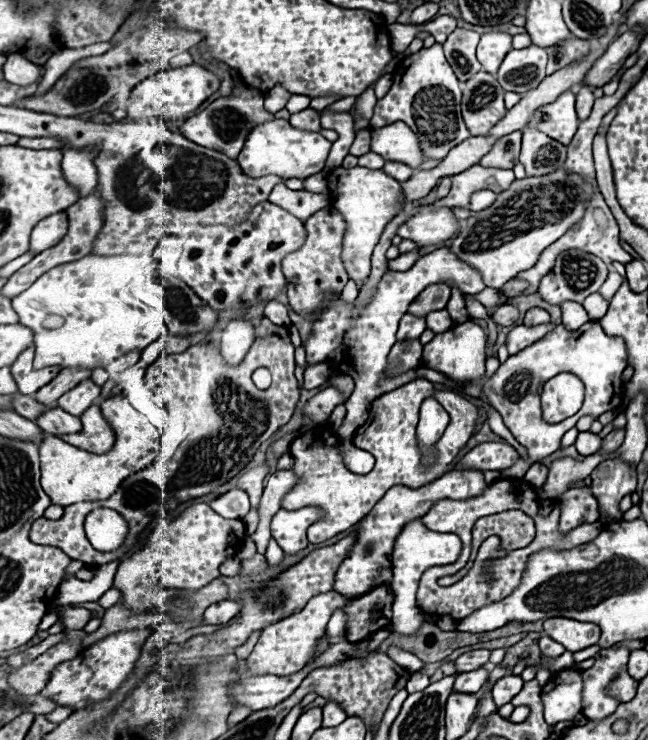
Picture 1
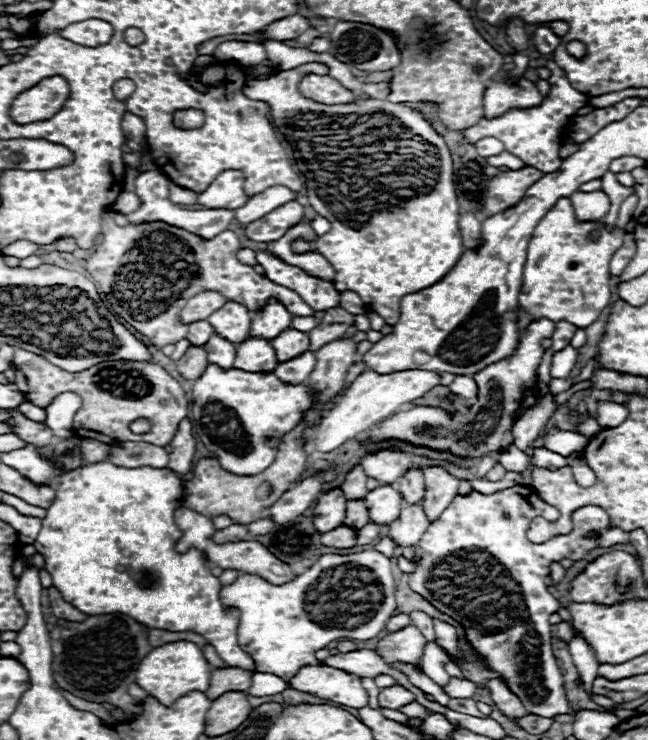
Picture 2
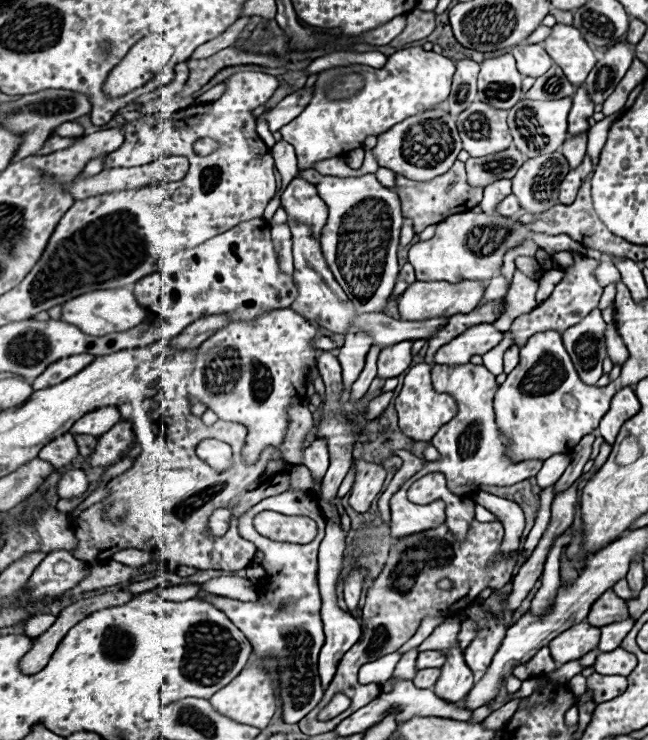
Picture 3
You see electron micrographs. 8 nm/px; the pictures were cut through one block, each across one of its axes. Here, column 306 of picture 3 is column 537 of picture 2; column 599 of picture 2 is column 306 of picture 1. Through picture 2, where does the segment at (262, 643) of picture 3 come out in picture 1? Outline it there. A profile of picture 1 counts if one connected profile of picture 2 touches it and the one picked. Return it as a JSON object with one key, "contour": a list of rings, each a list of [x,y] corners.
{"contour":[[[306,506],[294,512],[282,508],[272,516],[272,538],[286,554],[296,554],[308,546],[306,530],[320,518],[324,518],[324,512],[316,506]]]}

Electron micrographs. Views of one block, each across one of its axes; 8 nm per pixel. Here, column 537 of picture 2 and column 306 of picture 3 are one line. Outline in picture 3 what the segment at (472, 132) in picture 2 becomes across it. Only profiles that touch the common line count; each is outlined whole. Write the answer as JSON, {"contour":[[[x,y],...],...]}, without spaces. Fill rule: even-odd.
{"contour":[[[422,46],[406,48],[392,54],[386,66],[376,72],[374,68],[364,64],[324,70],[318,74],[318,80],[314,84],[314,98],[306,106],[306,110],[290,124],[280,128],[282,140],[294,146],[300,170],[312,168],[314,162],[352,152],[362,146],[366,136],[378,136],[390,130],[394,124],[402,122],[404,118],[426,112],[428,108],[444,102],[450,94],[454,72],[456,72],[454,60],[444,58],[436,52],[428,52]],[[346,74],[360,74],[364,78],[364,88],[356,96],[344,100],[330,100],[326,96],[328,86],[332,84],[334,78]]]}

